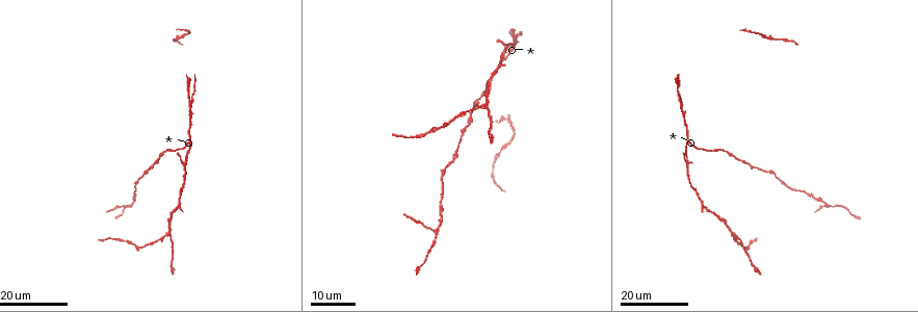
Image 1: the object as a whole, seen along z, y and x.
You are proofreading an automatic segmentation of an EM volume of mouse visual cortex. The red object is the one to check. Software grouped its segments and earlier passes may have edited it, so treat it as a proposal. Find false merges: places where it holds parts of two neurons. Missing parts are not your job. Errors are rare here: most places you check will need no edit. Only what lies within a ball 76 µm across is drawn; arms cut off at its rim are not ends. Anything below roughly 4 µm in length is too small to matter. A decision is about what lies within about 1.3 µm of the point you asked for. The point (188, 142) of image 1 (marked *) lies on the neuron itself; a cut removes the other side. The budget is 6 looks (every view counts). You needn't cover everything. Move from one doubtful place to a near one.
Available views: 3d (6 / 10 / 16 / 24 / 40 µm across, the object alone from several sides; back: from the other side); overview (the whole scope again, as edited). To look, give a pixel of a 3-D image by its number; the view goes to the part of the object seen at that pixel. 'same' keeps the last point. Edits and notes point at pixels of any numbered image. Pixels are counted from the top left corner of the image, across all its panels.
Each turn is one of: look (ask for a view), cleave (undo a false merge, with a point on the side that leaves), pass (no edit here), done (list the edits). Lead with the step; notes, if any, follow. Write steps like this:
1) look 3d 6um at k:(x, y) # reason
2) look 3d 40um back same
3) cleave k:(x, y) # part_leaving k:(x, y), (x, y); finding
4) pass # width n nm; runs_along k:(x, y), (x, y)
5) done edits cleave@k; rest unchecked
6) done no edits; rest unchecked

look 3d 16um at 1:(687, 164) # four or more arms meet

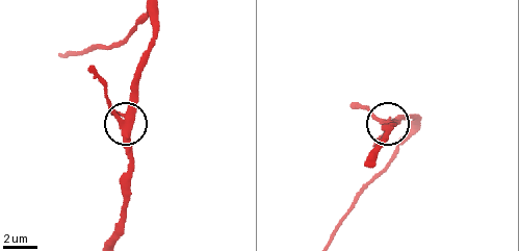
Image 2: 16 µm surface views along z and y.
look 3d 10um at 2:(123, 121)

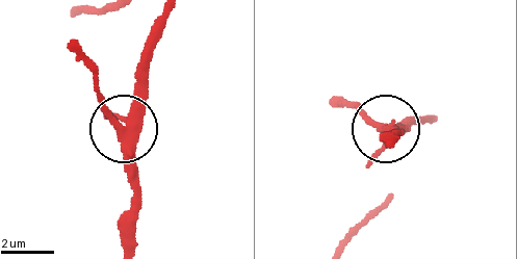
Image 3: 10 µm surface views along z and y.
pass # arms 4; runs_along 3:(165, 18), (140, 105), (129, 119), (115, 119), (92, 74); all the same neuron

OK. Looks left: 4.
look 3d 24um at 1:(485, 109) # a fork

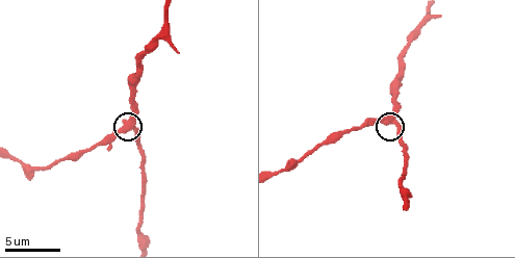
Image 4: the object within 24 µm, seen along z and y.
look 3d 6um at 4:(392, 122)

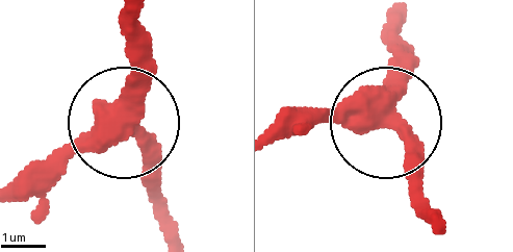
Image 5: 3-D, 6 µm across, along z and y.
pass # arms 3; runs_along 5:(398, 17), (389, 129), (438, 215); all the same neuron

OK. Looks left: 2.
look 3d 16um at 1:(828, 205) # three arms meet

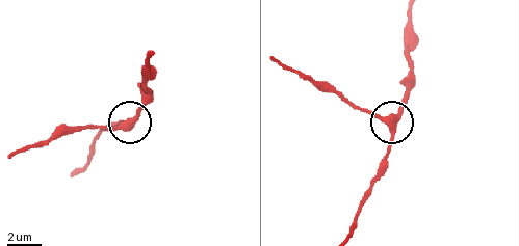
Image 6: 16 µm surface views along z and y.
look 3d 10um at 6:(385, 123)

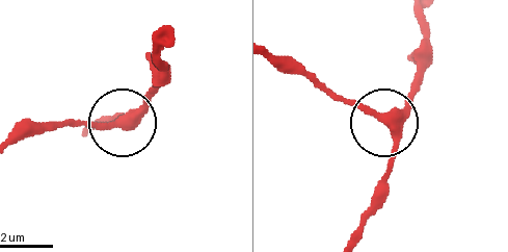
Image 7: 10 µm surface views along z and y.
pass # side_arm 9 um; runs_along 7:(423, 10), (423, 78), (390, 119), (343, 103), (312, 74); one neuron here

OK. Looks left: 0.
done no edits; rest unchecked

